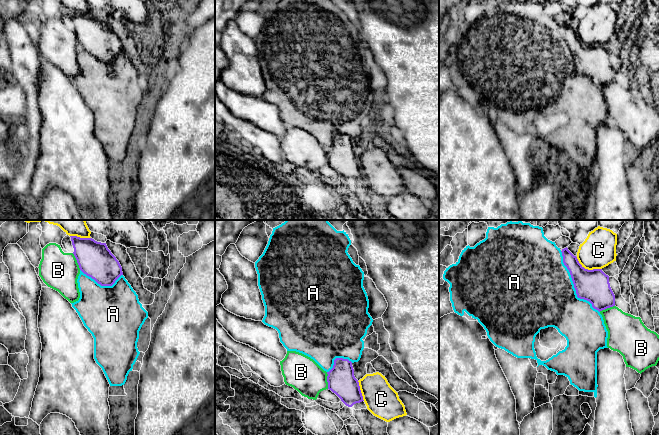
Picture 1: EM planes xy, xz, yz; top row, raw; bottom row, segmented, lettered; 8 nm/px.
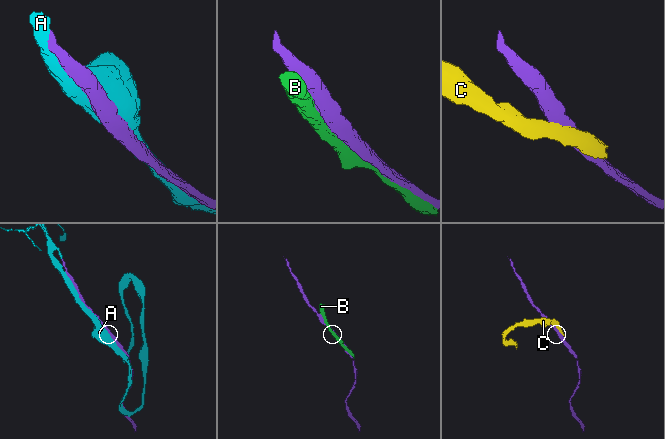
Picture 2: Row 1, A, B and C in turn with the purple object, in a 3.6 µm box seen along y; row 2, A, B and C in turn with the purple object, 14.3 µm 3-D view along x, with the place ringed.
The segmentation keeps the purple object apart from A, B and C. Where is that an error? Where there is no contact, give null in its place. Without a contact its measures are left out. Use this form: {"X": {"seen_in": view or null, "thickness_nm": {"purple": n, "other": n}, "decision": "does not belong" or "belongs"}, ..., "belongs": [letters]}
{"A": {"seen_in": "yz", "thickness_nm": {"purple": 260, "other": 480}, "decision": "belongs"}, "B": {"seen_in": "xy", "thickness_nm": {"purple": 280, "other": 300}, "decision": "does not belong"}, "C": {"seen_in": "yz", "thickness_nm": {"purple": 260, "other": 280}, "decision": "does not belong"}, "belongs": ["A"]}

